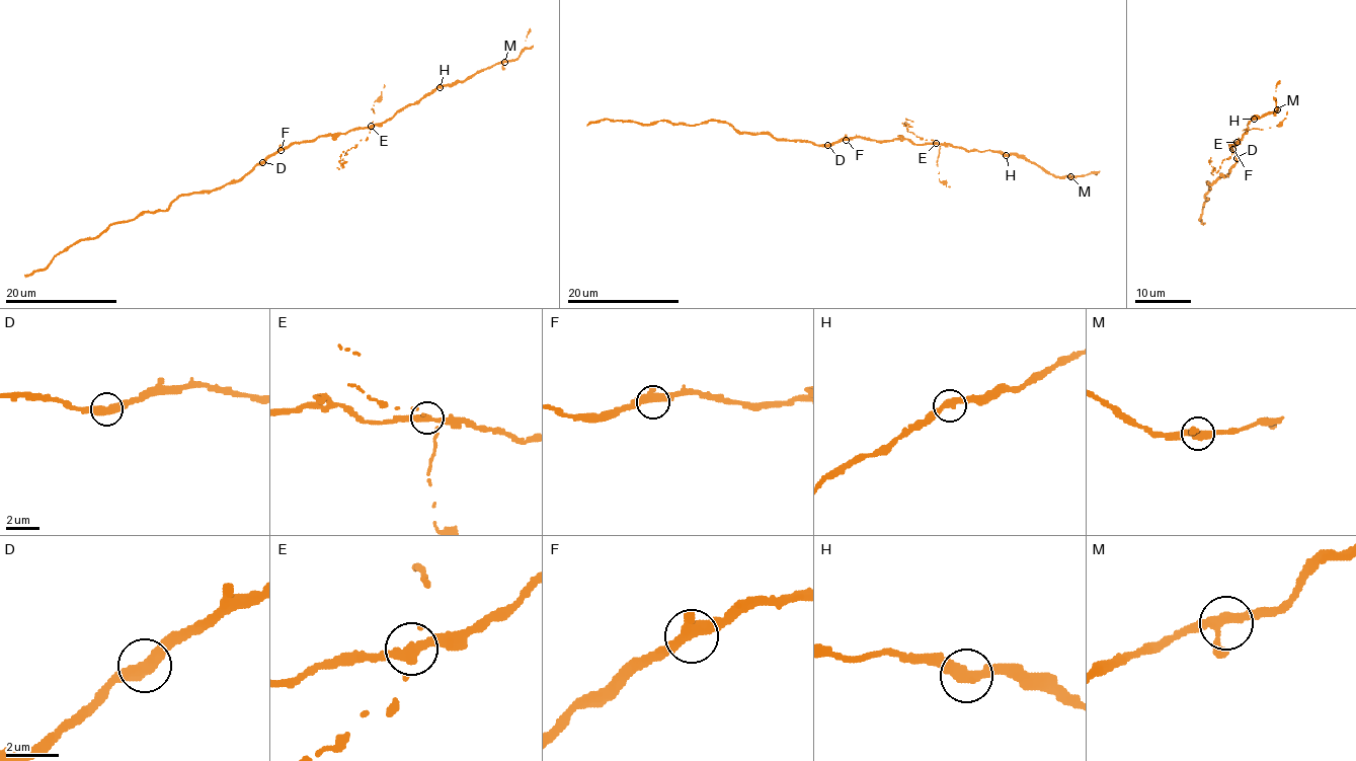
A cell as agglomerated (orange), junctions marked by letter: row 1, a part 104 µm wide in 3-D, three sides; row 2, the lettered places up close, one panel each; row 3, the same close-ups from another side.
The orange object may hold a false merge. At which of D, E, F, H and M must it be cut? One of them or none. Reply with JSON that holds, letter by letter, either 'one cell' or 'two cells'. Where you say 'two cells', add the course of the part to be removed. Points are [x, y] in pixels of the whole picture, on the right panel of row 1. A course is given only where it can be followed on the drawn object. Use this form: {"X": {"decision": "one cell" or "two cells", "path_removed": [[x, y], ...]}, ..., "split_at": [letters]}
{"D": {"decision": "one cell"}, "E": {"decision": "two cells", "path_removed": [[1238, 142], [1217, 171], [1211, 161]]}, "F": {"decision": "one cell"}, "H": {"decision": "one cell"}, "M": {"decision": "one cell"}, "split_at": ["E"]}

